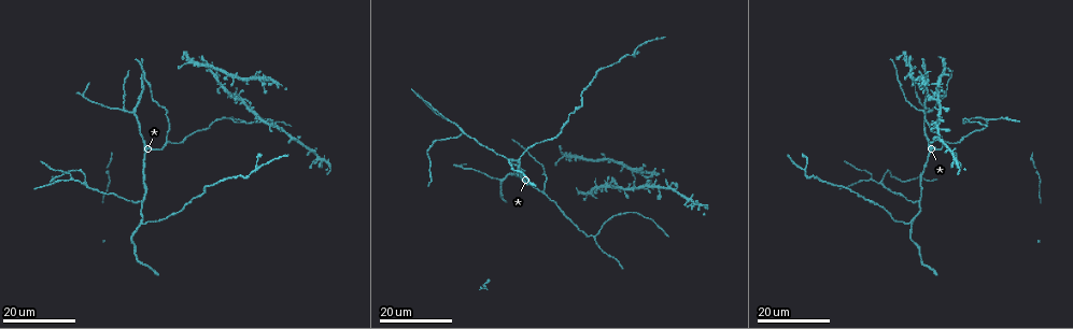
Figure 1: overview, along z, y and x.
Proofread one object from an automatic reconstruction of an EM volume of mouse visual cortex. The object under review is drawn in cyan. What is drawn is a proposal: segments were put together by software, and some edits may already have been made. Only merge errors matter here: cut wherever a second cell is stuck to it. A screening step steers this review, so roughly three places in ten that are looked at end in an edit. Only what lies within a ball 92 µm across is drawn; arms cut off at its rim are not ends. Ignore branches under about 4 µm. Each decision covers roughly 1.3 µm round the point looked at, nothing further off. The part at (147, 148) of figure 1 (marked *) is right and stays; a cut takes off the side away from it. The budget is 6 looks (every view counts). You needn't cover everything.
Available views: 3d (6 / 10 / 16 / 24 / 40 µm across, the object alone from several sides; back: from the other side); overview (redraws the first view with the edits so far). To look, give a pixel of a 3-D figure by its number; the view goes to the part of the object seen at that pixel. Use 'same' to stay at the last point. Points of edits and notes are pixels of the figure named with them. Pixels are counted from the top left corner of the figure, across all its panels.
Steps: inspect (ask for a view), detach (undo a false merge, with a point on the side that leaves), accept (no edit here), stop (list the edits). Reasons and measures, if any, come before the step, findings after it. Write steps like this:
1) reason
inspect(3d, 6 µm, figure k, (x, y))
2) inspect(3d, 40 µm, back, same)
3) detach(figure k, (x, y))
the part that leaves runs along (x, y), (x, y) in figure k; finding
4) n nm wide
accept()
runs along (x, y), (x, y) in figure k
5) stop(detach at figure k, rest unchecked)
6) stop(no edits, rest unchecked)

three-way junction
inspect(3d, 24 µm, figure 1, (870, 176))

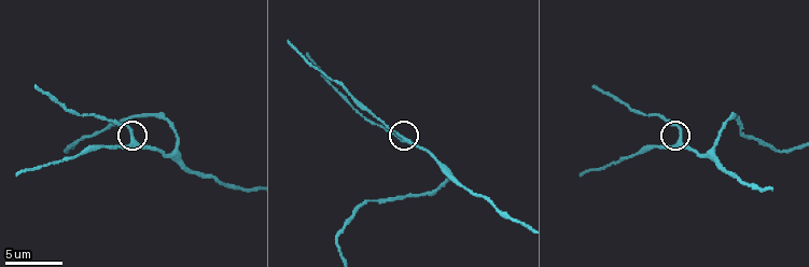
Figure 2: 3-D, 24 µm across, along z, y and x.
inspect(3d, 10 µm, figure 2, (405, 140))

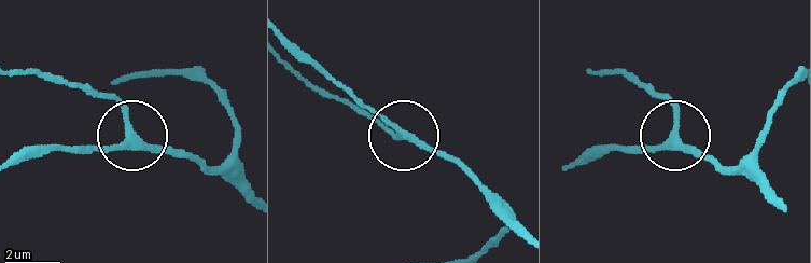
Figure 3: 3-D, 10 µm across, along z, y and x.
closer look
inspect(3d, 6 µm, figure 3, (401, 133))

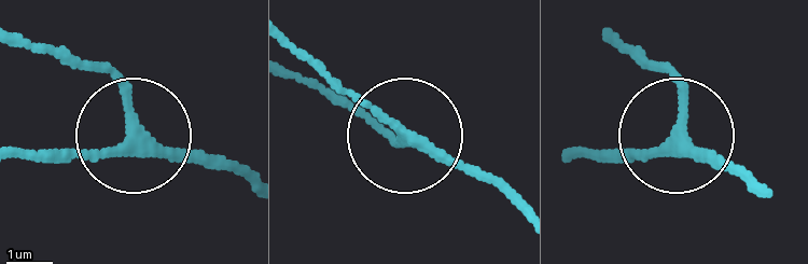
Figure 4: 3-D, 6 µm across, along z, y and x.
side arm 14 µm
accept()
runs along (763, 188), (685, 134), (678, 95), (639, 52) in figure 4; one cell here

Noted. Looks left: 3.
branch point
inspect(3d, 24 µm, figure 1, (141, 203))

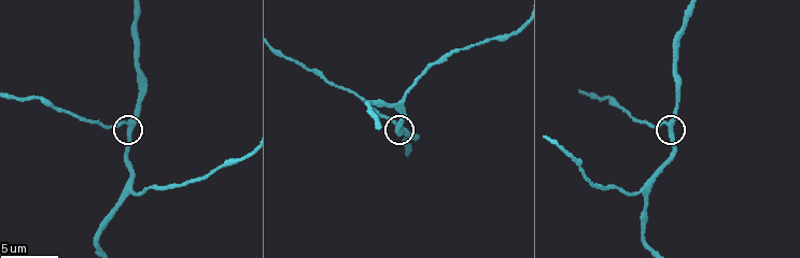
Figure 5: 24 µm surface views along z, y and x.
inspect(3d, 10 µm, figure 5, (128, 124))

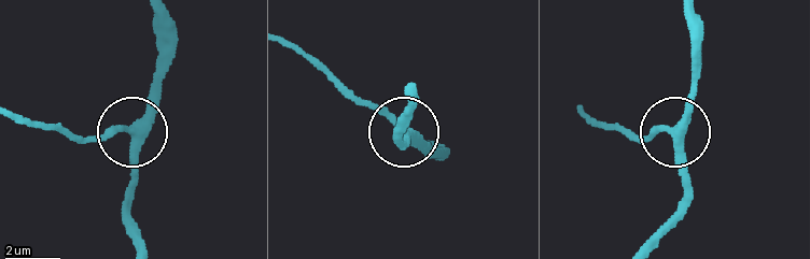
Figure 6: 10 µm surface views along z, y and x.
side arm 49 µm
accept()
runs along (152, 16), (159, 86), (145, 120), (131, 130), (71, 134) in figure 6; one cell here

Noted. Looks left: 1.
arms part here
inspect(3d, 6 µm, figure 5, (402, 102))

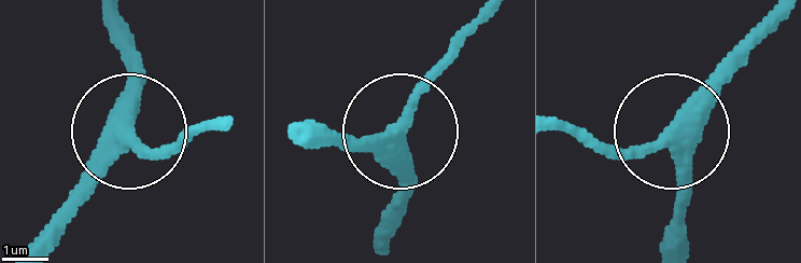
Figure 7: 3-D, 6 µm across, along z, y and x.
370 nm wide
accept()
runs along (390, 246), (402, 138), (301, 134) in figure 7; all the same cell

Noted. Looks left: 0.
stop(no edits, rest unchecked)

